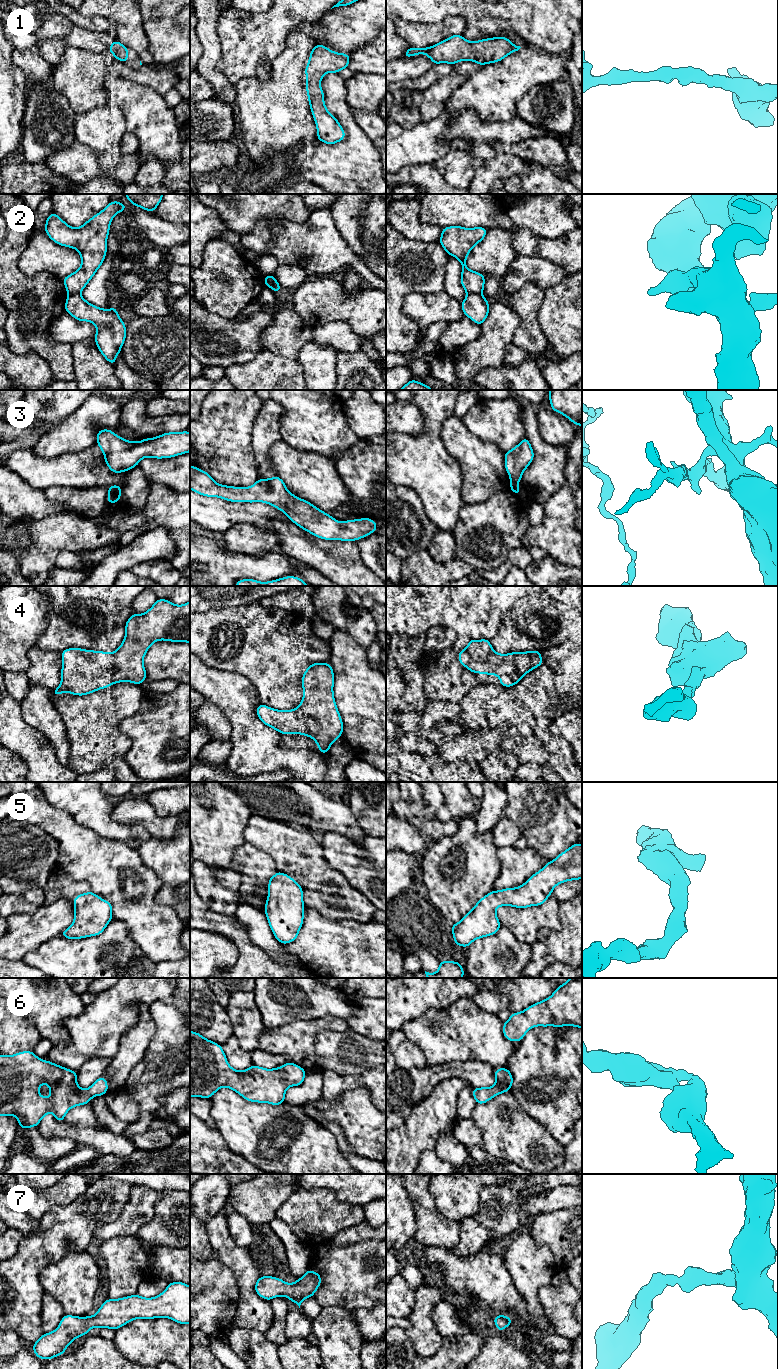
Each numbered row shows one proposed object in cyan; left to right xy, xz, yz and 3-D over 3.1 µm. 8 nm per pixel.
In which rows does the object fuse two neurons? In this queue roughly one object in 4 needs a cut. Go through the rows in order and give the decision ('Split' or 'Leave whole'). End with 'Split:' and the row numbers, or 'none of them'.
1: Leave whole
2: Split
3: Leave whole
4: Leave whole
5: Leave whole
6: Leave whole
7: Leave whole
Split: 2

